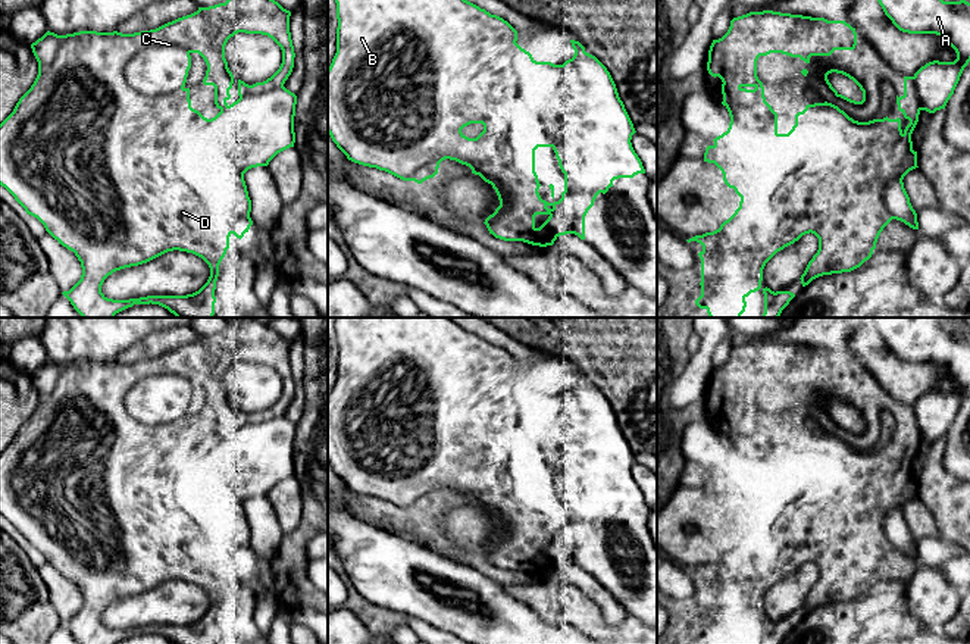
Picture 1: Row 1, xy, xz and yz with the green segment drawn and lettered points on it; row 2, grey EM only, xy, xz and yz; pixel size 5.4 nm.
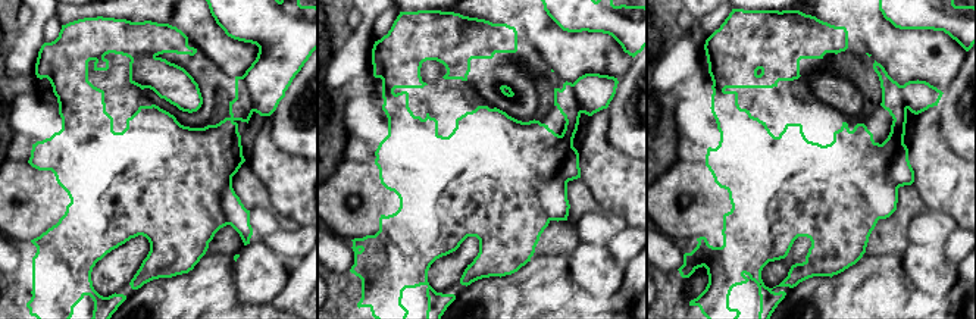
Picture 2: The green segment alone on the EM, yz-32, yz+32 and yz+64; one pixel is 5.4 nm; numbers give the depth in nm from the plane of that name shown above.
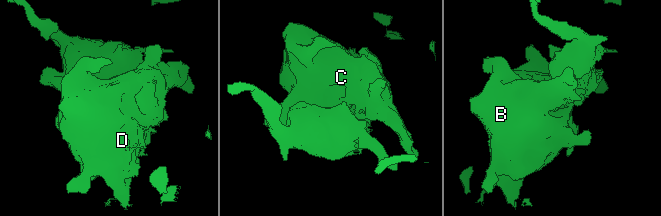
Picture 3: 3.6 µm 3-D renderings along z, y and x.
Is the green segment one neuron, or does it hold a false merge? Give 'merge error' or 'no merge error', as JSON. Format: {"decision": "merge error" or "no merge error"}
{"decision": "merge error"}

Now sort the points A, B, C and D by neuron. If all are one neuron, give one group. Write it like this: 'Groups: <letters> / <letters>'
Groups: A / B C D

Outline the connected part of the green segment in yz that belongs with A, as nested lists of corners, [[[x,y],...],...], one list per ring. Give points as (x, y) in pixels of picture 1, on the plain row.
[[[873,318],[899,360],[941,365],[957,382],[954,391],[929,391],[913,406],[920,438],[929,443],[945,438],[970,391],[970,332],[944,331],[951,321],[966,323],[970,318]]]

